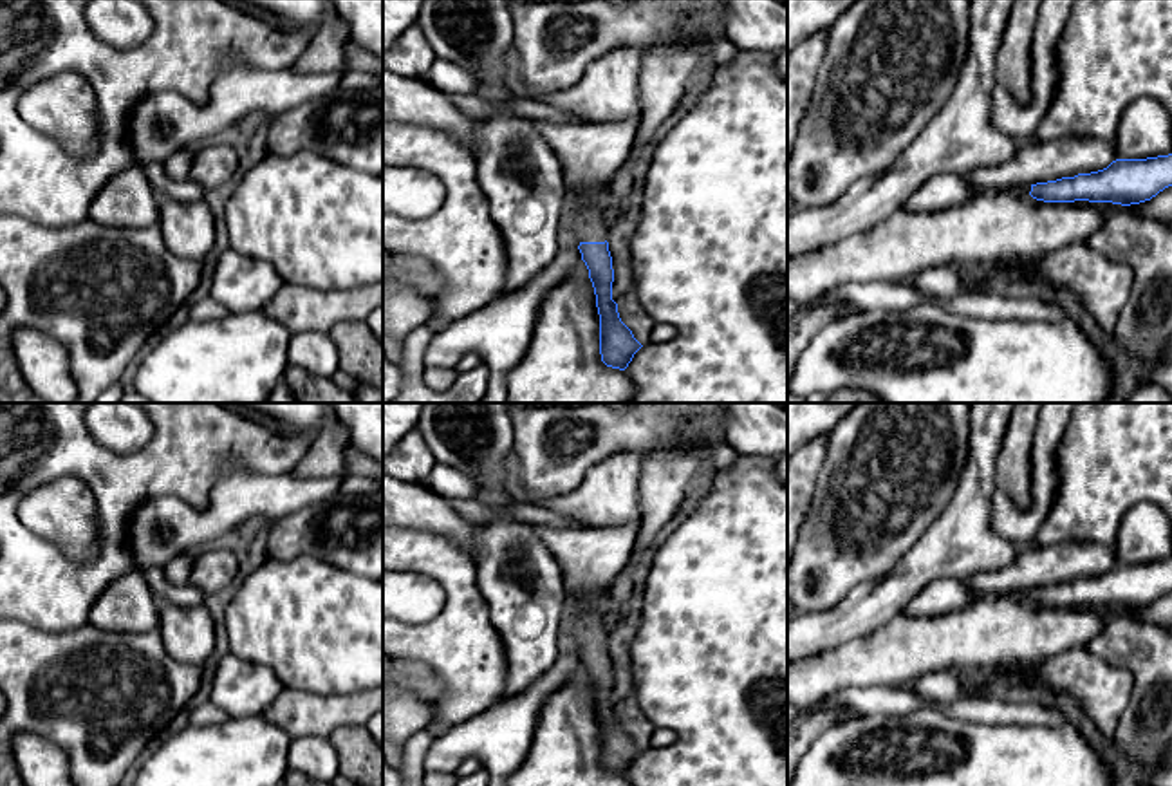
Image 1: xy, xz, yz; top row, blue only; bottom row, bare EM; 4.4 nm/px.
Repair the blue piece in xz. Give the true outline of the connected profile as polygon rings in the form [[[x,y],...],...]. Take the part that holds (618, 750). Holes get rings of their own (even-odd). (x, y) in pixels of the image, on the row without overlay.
[[[639,515],[619,526],[563,529],[535,526],[542,542],[558,562],[567,594],[580,600],[576,611],[565,609],[562,638],[571,636],[580,645],[581,665],[596,699],[600,719],[600,759],[607,772],[625,775],[643,752],[621,726],[612,705],[612,661],[596,600],[607,591],[619,571],[628,566],[636,547]]]

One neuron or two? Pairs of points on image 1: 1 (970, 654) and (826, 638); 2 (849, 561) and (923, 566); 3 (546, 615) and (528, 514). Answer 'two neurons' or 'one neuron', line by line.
1: two neurons
2: two neurons
3: two neurons

